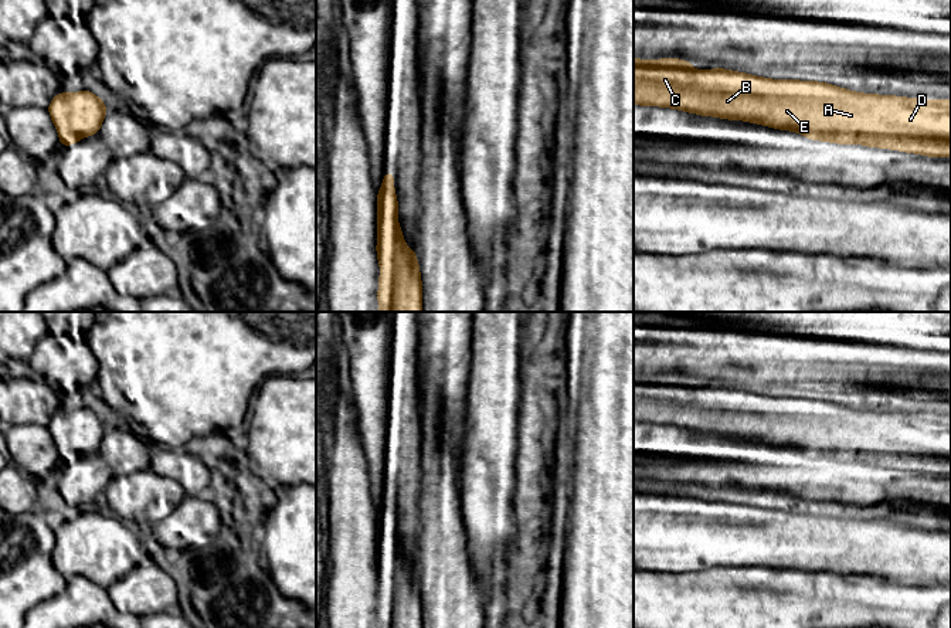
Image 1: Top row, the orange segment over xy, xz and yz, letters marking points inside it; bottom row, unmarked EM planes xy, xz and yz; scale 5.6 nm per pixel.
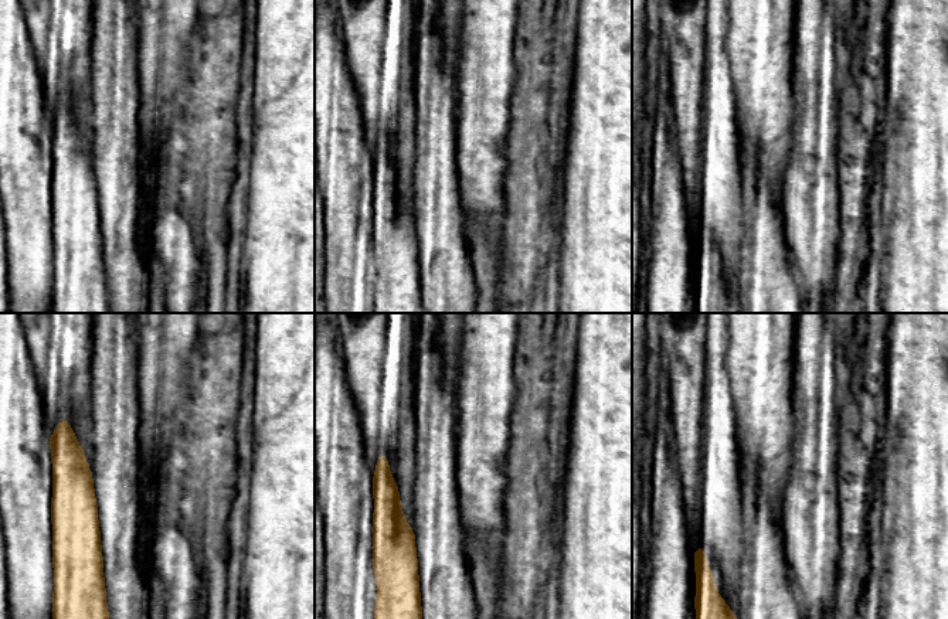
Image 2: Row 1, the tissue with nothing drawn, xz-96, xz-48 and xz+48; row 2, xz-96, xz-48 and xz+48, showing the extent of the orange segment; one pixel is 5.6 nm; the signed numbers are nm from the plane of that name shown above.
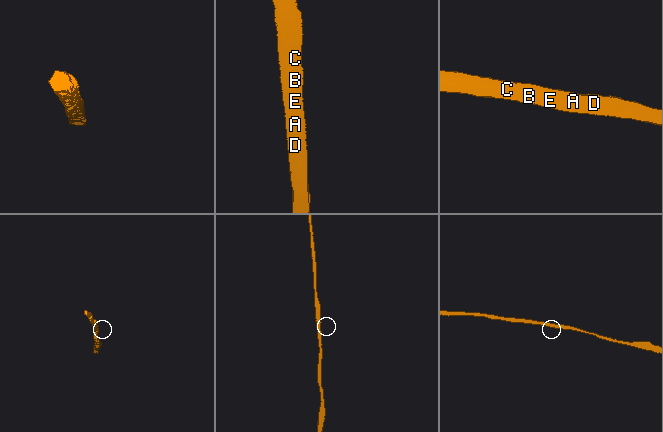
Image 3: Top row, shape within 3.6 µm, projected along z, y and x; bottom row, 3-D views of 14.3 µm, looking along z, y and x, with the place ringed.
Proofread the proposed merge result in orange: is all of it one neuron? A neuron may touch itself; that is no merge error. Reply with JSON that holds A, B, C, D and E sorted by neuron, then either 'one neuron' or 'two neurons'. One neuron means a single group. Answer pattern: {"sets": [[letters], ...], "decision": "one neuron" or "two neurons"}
{"sets": [["A", "B", "C", "D", "E"]], "decision": "one neuron"}

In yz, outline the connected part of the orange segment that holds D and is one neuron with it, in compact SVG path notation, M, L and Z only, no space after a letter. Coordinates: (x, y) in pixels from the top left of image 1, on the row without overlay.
M634 376L634 421L794 448L811 458L860 461L931 475L951 473L951 417L859 411L819 398L768 397L724 386L696 388L686 377Z

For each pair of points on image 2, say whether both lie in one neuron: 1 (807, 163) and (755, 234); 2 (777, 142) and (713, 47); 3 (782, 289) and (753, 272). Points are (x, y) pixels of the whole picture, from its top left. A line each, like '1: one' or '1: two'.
1: two
2: two
3: one

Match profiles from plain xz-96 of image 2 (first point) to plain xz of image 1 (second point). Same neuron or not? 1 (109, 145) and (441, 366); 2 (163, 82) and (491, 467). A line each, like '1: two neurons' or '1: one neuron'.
1: two neurons
2: one neuron

